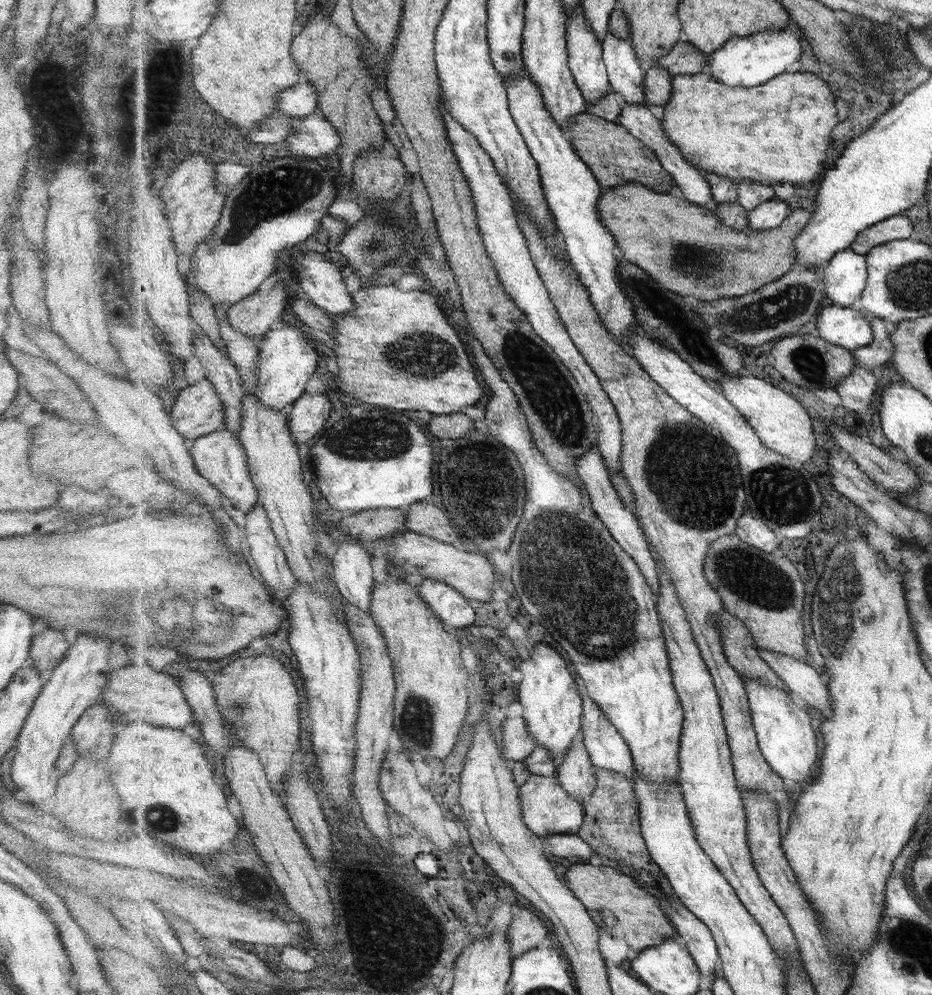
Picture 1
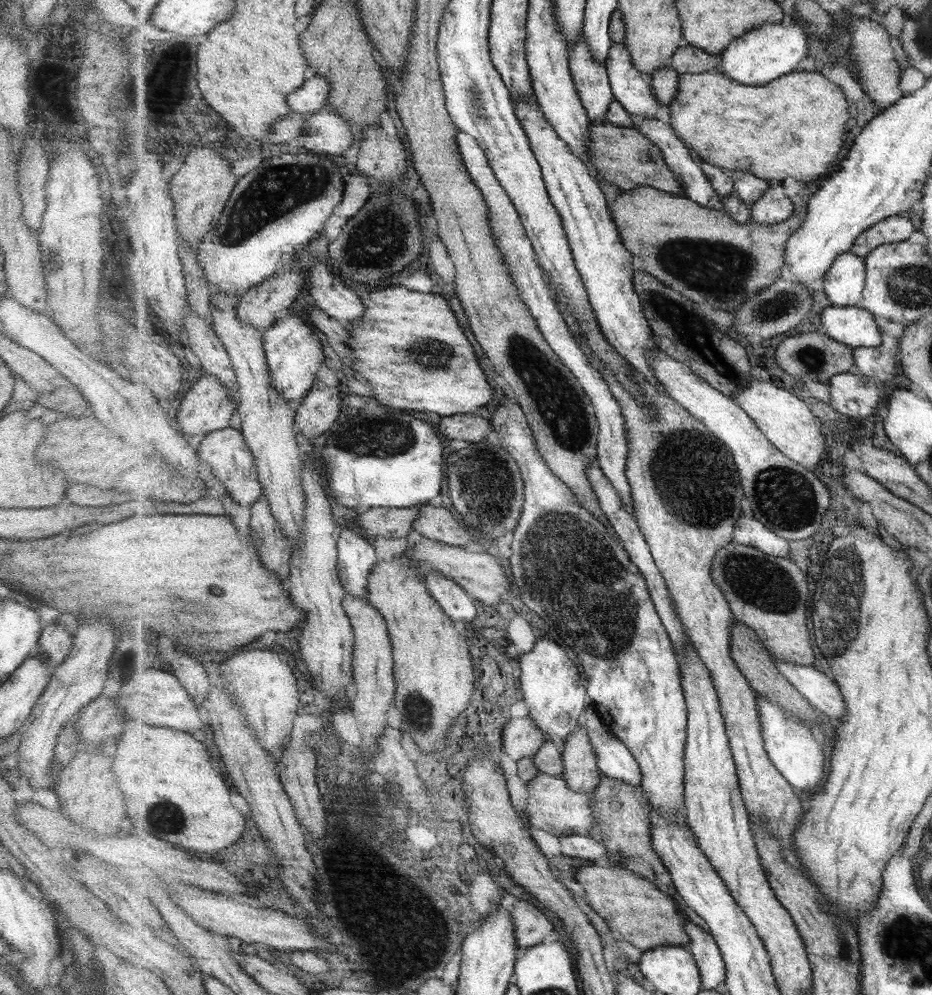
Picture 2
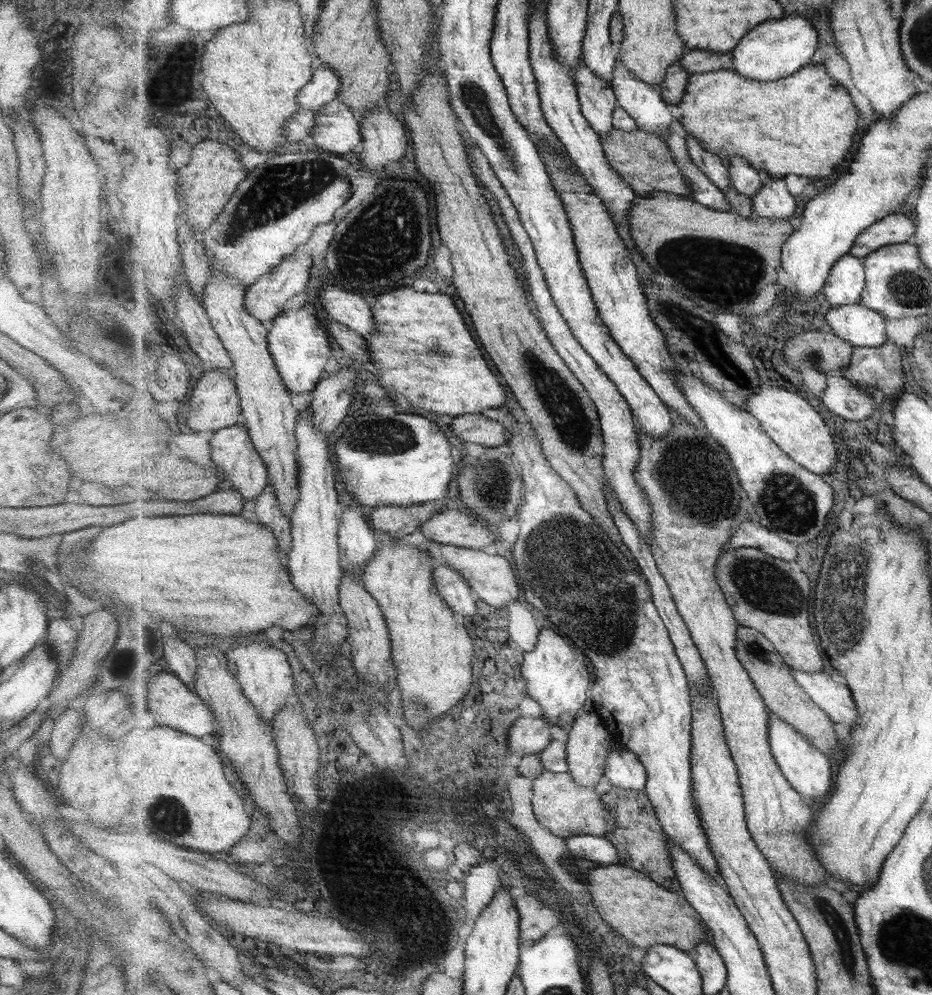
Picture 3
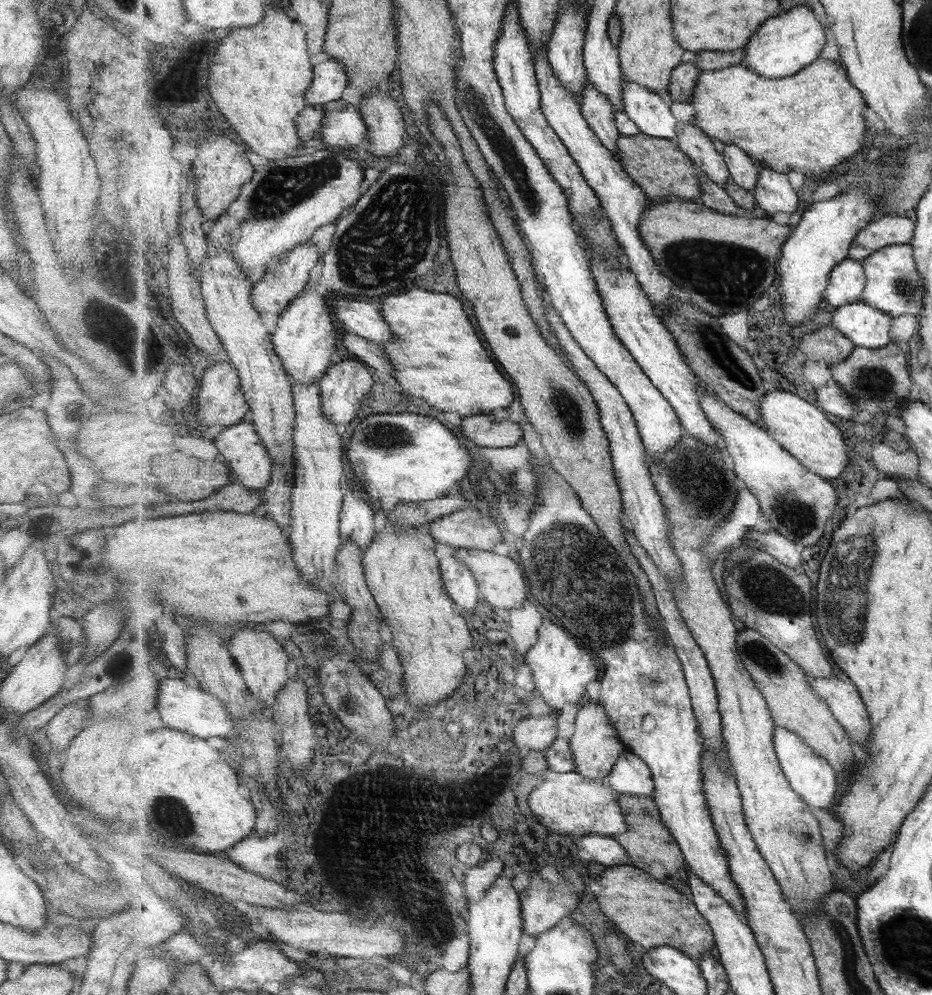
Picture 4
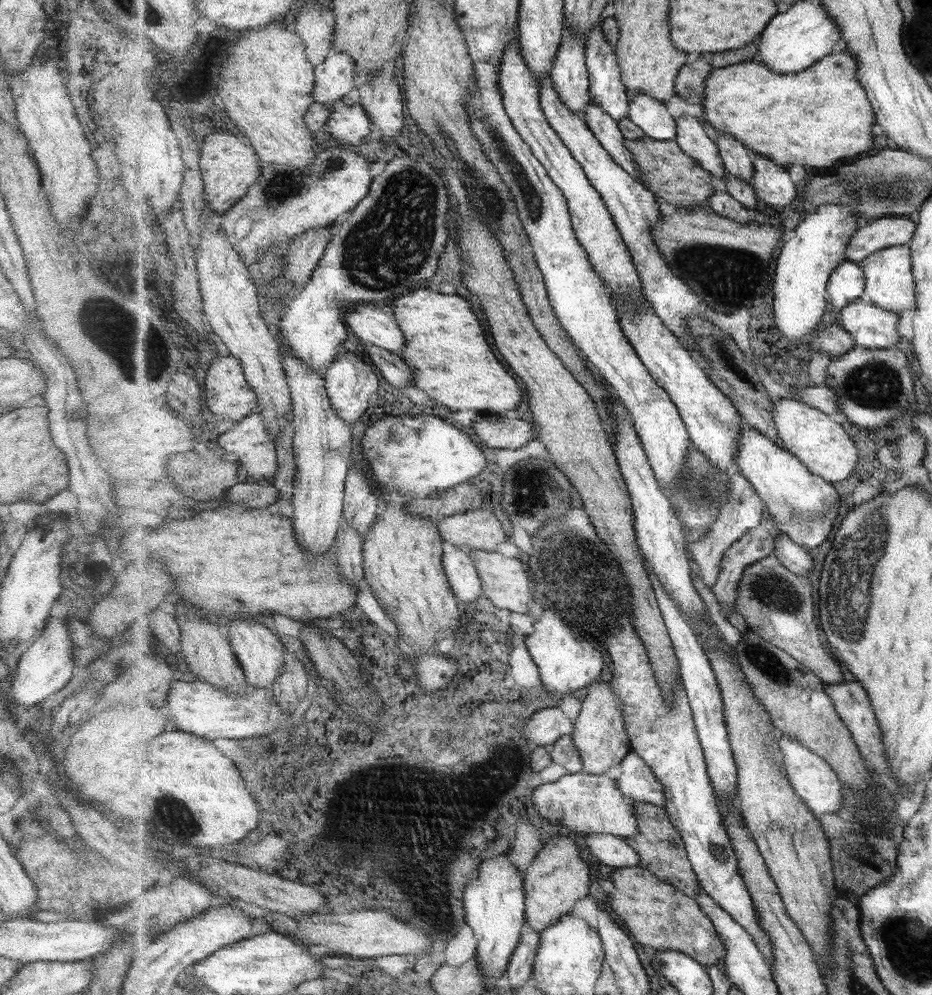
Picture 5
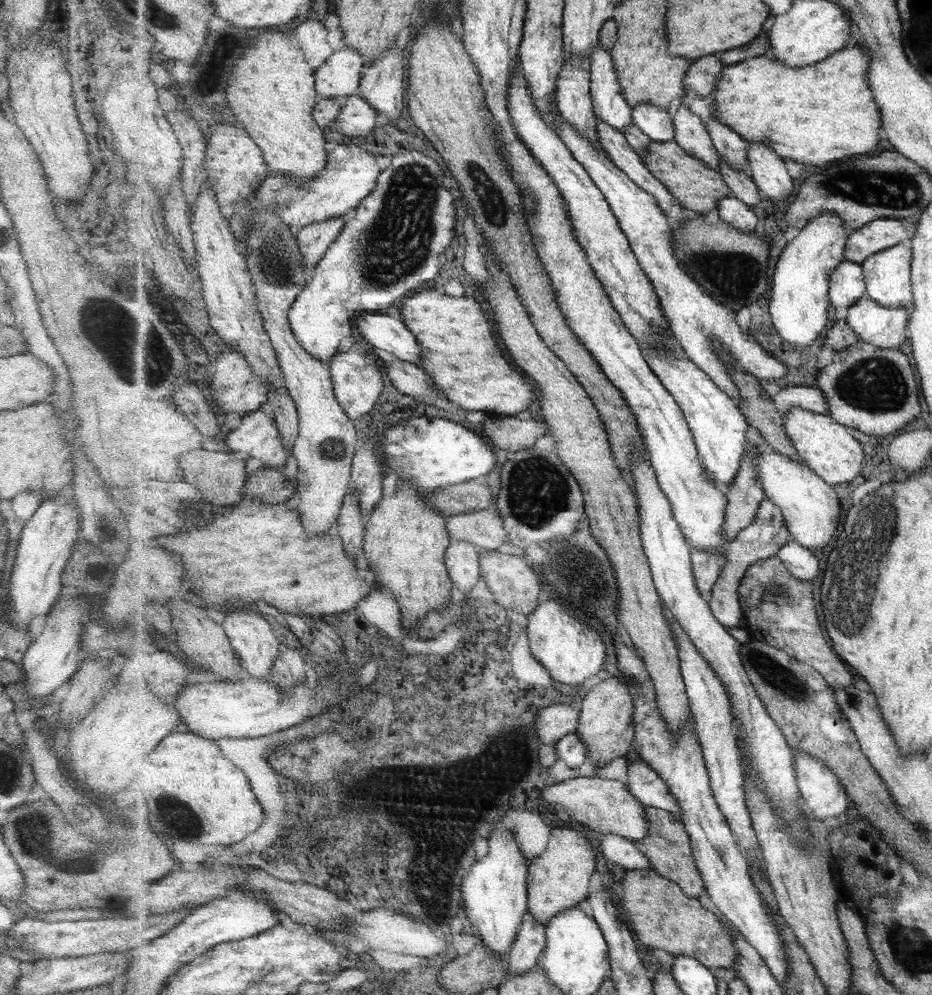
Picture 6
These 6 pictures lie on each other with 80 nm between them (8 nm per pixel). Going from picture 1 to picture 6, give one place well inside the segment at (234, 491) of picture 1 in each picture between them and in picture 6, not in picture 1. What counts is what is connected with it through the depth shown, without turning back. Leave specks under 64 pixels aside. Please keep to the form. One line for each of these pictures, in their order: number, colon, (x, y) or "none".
2: (227, 453)
3: (232, 449)
4: (249, 461)
5: (249, 438)
6: (258, 435)

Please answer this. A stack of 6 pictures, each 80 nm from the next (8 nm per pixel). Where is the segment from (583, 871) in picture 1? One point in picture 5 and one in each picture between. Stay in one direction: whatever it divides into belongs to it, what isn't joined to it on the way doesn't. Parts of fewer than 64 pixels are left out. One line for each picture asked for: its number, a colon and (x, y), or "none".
2: (634, 908)
3: (644, 912)
4: (648, 911)
5: (660, 916)

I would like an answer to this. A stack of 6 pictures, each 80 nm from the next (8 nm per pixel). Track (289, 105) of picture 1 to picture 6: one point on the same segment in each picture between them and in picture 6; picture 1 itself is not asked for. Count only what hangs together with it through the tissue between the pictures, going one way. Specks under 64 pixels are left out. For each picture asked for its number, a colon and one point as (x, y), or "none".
2: (311, 98)
3: (324, 87)
4: (331, 78)
5: (336, 76)
6: (339, 76)

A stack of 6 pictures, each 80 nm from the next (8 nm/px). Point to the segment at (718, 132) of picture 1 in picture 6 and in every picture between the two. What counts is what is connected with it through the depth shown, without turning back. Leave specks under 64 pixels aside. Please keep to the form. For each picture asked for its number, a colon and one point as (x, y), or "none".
2: (794, 127)
3: (805, 124)
4: (810, 122)
5: (818, 117)
6: (819, 114)

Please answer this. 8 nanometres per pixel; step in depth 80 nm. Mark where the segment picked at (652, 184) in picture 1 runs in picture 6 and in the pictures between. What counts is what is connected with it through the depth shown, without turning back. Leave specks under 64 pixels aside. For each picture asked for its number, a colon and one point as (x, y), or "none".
2: (625, 157)
3: (643, 159)
4: (658, 165)
5: (676, 178)
6: (697, 187)

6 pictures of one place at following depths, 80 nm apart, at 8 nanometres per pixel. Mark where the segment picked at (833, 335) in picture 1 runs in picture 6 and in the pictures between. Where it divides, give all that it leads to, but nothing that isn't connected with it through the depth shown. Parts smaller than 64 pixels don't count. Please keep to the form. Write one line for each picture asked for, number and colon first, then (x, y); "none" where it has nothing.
2: (855, 326)
3: (864, 328)
4: (866, 326)
5: (871, 326)
6: (880, 326)

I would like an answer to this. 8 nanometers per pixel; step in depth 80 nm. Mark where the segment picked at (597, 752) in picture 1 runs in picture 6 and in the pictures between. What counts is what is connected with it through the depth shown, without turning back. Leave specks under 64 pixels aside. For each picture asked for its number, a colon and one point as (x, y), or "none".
2: (614, 758)
3: (623, 769)
4: (631, 775)
5: (638, 781)
6: (645, 783)

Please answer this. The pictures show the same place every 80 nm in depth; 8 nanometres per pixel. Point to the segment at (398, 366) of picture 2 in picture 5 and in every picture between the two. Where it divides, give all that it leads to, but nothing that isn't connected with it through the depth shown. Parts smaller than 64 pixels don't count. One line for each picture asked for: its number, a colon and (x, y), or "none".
3: (422, 348)
4: (437, 355)
5: (447, 349)

